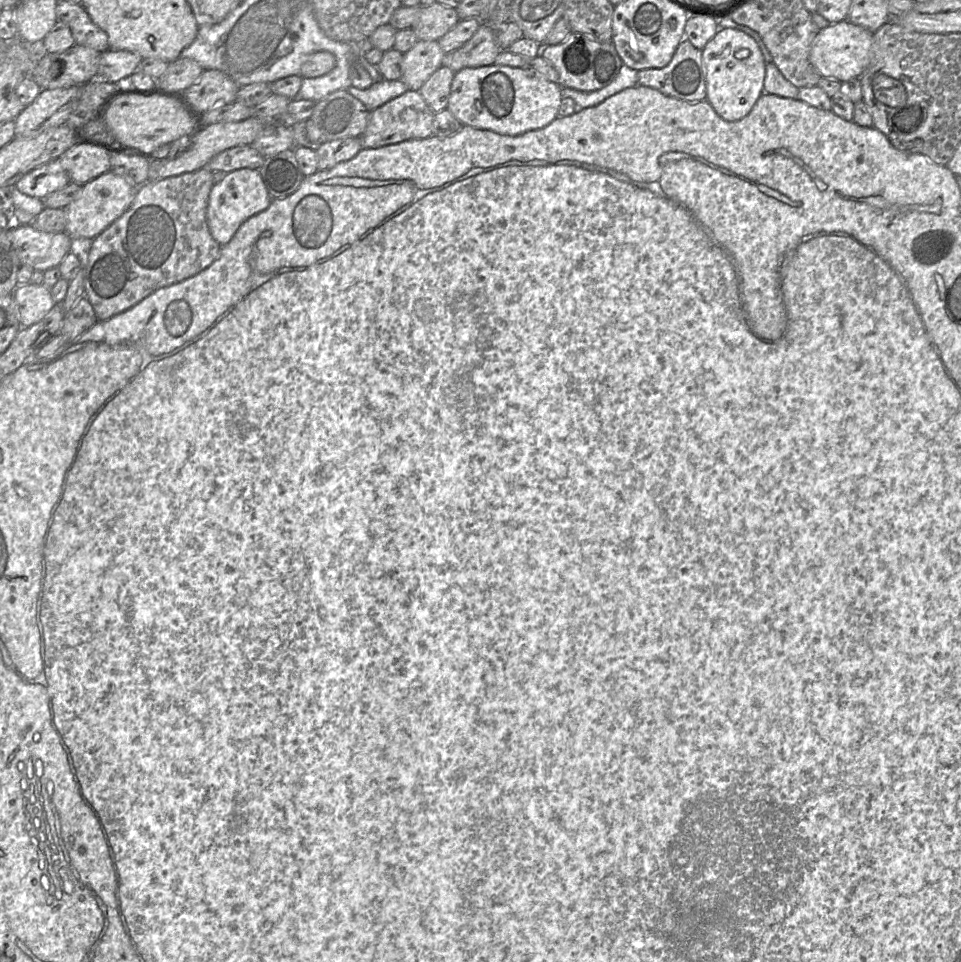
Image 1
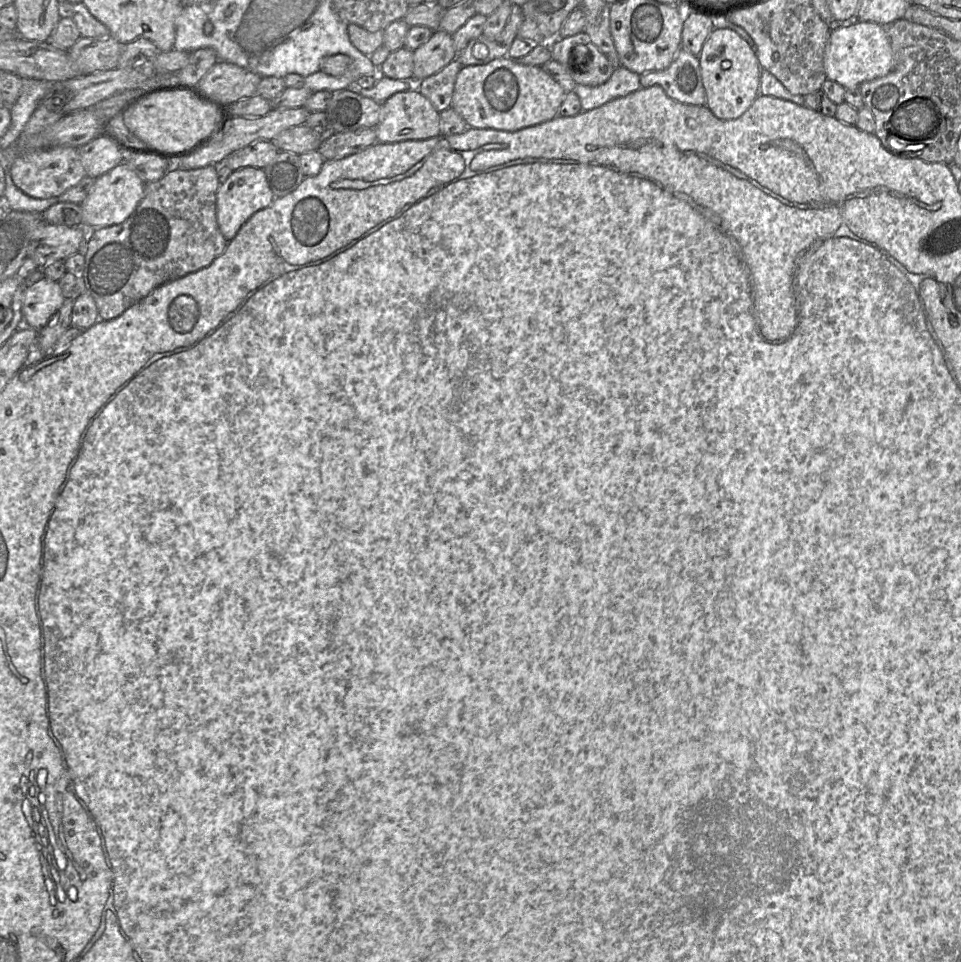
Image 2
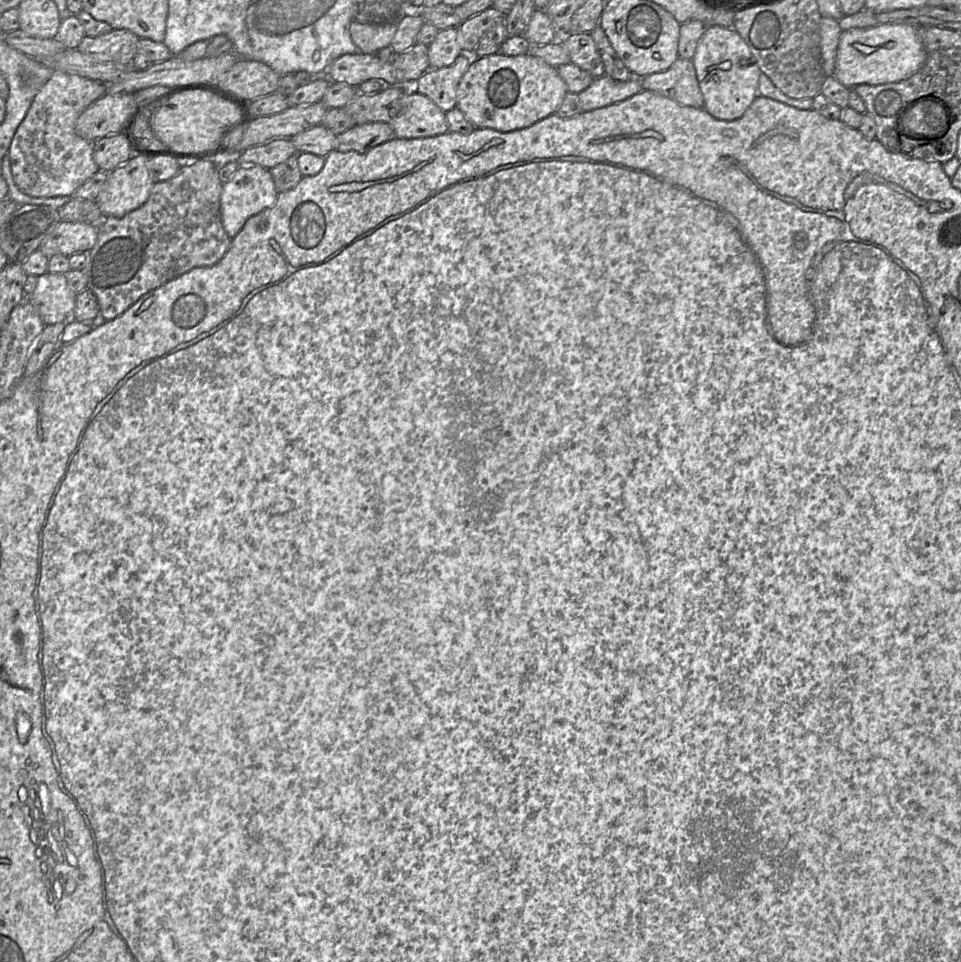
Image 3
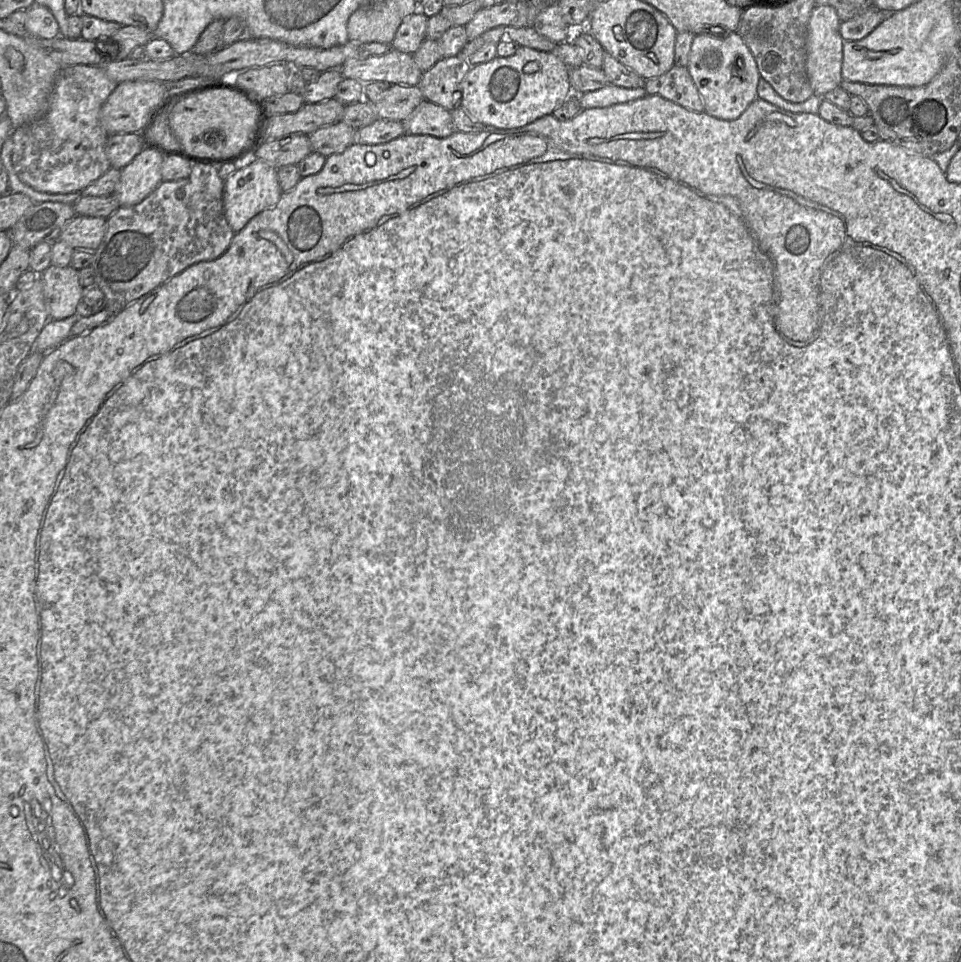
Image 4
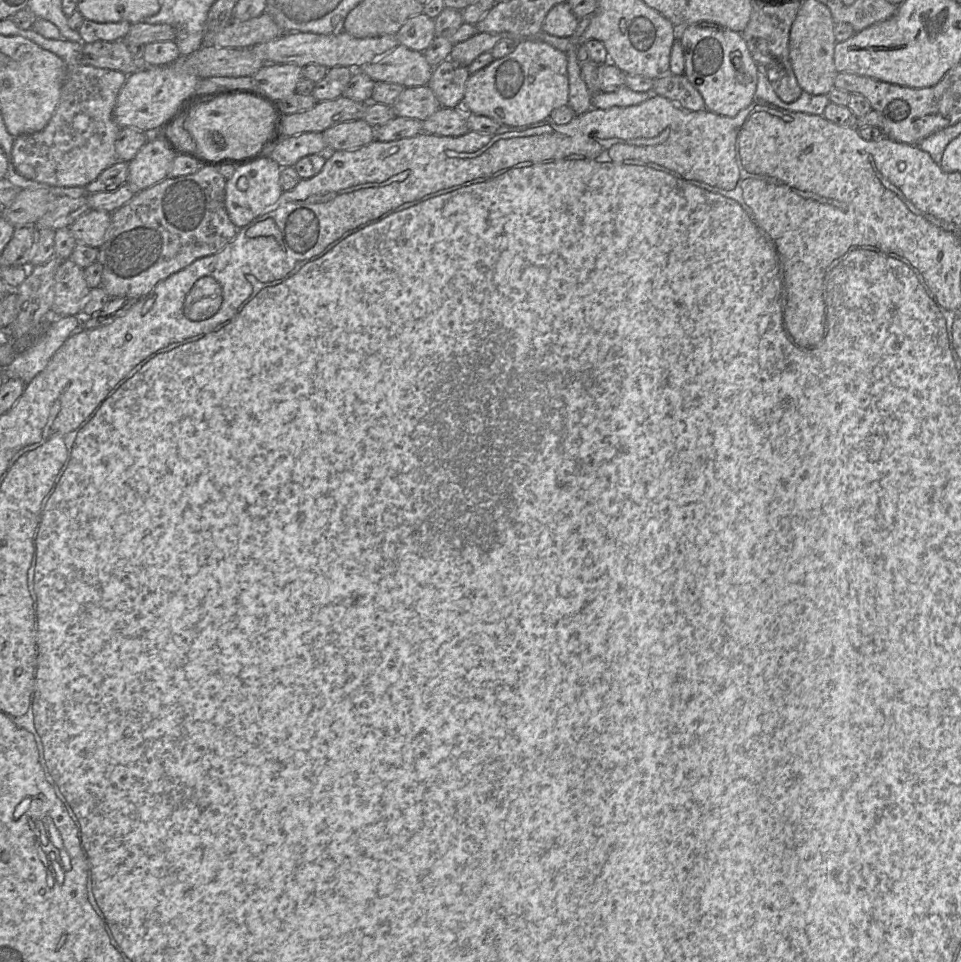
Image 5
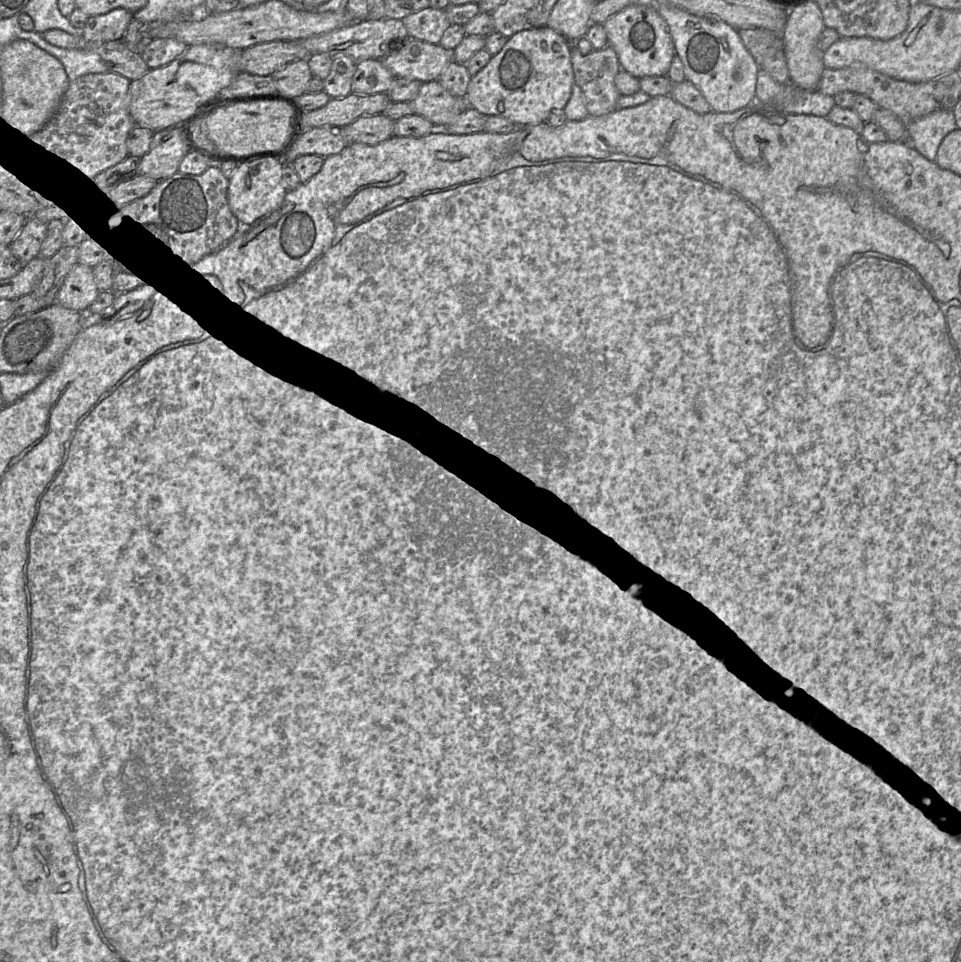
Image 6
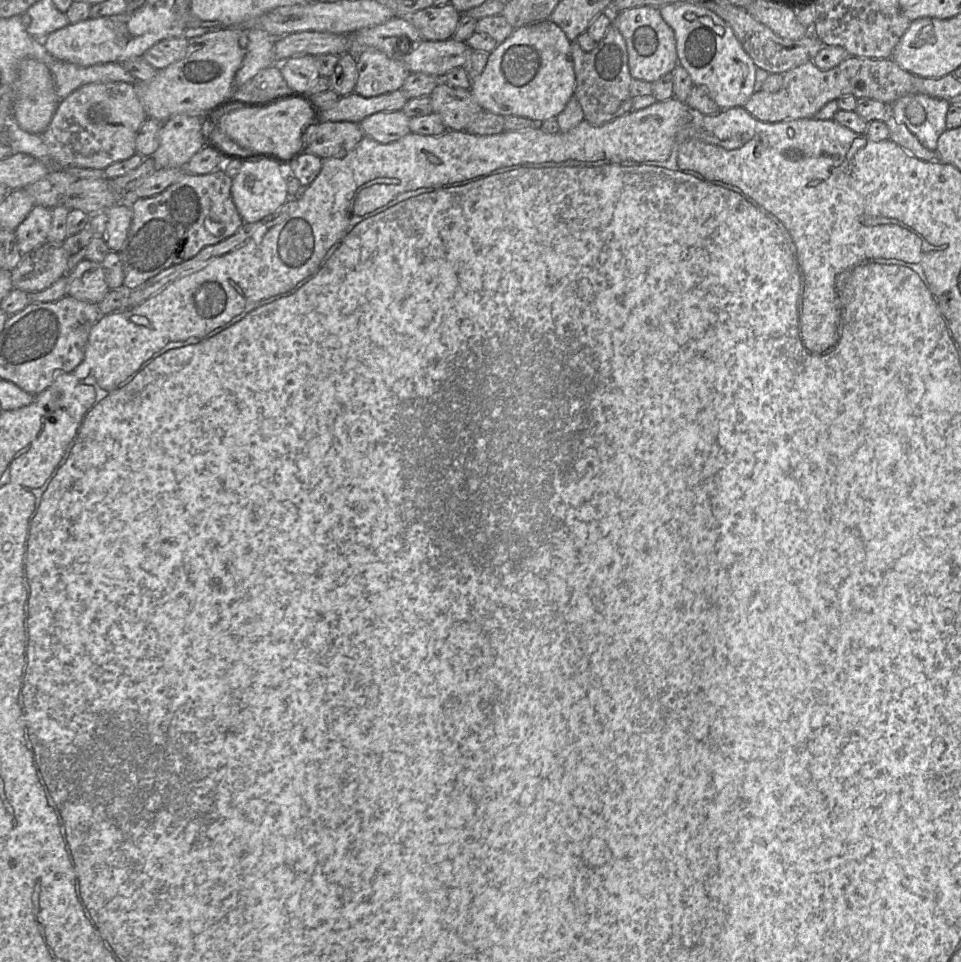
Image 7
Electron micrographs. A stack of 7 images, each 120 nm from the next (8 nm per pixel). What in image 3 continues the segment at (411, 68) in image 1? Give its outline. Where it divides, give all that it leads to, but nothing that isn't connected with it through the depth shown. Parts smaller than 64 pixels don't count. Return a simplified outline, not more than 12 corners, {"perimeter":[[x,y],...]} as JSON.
{"perimeter":[[457,27],[428,46],[430,68],[450,66],[463,53]]}

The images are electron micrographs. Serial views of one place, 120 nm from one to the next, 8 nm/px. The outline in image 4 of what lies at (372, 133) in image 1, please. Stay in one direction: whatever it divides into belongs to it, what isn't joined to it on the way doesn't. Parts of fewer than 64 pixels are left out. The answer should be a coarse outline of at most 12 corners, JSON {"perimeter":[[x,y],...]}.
{"perimeter":[[423,100],[406,133],[445,138],[456,130],[451,111]]}

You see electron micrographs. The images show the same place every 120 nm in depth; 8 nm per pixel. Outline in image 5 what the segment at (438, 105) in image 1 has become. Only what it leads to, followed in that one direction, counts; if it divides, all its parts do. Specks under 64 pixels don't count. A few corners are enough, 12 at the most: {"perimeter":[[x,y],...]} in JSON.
{"perimeter":[[448,58],[427,85],[441,107],[461,107],[467,67]]}

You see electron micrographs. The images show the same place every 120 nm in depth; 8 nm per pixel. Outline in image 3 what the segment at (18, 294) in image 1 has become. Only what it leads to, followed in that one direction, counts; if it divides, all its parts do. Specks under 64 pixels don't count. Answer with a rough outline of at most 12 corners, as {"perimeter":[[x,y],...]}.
{"perimeter":[[65,274],[38,276],[25,299],[45,325],[72,317],[77,294]]}

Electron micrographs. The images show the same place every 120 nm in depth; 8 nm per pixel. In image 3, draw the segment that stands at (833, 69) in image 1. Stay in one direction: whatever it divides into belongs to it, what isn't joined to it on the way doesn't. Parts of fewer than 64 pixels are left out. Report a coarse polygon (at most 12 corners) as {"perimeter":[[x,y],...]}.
{"perimeter":[[912,24],[842,31],[844,86],[910,78],[926,52]]}

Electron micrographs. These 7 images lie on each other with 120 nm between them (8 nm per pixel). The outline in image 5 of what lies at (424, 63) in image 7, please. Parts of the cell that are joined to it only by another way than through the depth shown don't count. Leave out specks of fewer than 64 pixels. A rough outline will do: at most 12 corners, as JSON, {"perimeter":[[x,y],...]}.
{"perimeter":[[398,44],[359,69],[374,82],[427,85],[422,52]]}

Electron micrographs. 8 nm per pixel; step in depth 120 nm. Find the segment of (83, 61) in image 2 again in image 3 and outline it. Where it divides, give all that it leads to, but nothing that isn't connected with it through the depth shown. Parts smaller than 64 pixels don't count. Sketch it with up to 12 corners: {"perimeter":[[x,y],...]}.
{"perimeter":[[113,29],[85,36],[77,49],[131,66],[139,39]]}

